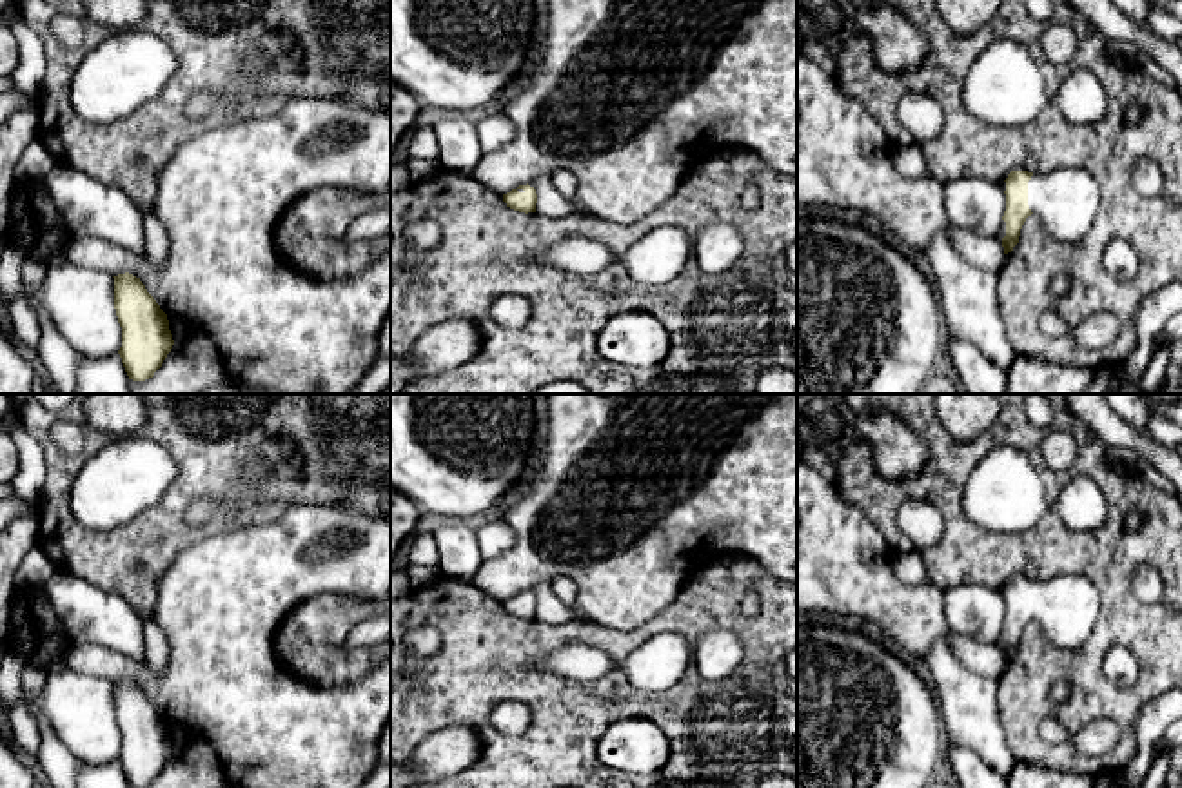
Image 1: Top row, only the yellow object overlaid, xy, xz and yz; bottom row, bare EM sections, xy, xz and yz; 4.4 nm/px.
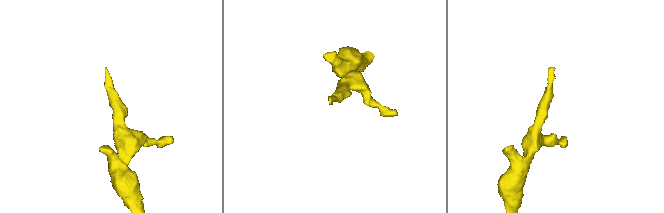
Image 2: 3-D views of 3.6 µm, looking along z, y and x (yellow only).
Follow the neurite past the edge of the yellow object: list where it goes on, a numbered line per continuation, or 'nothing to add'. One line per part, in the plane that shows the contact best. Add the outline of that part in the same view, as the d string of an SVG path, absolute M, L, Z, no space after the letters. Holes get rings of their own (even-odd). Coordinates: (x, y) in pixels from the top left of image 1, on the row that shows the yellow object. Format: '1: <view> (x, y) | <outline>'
1: yz (1066, 200) | M1084 169L1033 172L1028 205L1059 241L1079 241L1091 229L1098 211L1098 183Z

